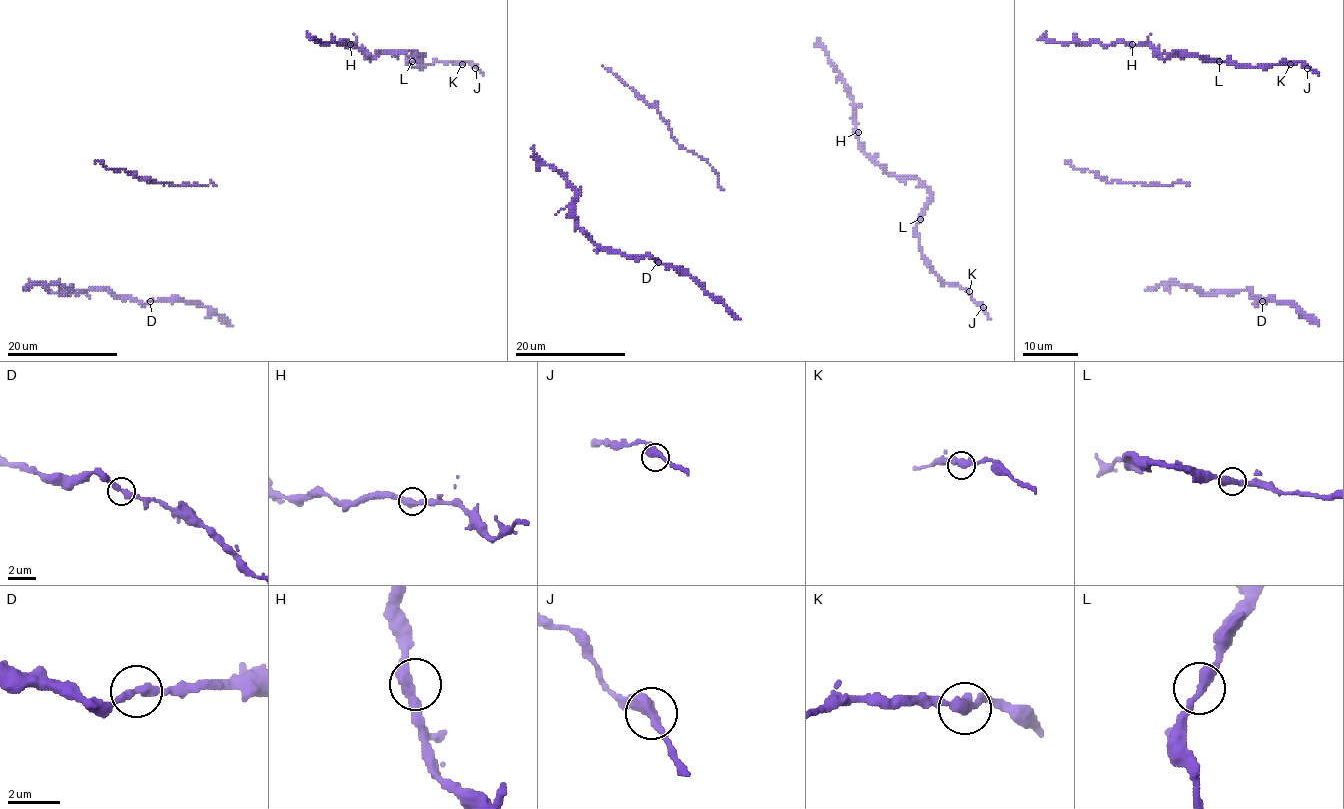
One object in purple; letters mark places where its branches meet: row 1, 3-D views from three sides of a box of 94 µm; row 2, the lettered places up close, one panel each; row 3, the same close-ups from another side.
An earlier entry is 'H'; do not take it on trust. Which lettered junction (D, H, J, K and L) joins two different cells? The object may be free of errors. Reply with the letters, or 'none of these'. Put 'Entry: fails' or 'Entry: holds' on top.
Entry: fails
none of these

